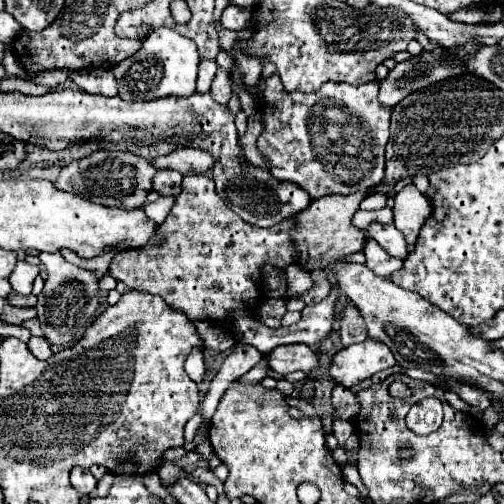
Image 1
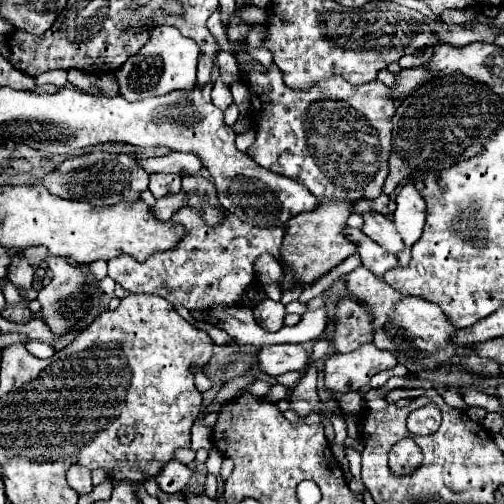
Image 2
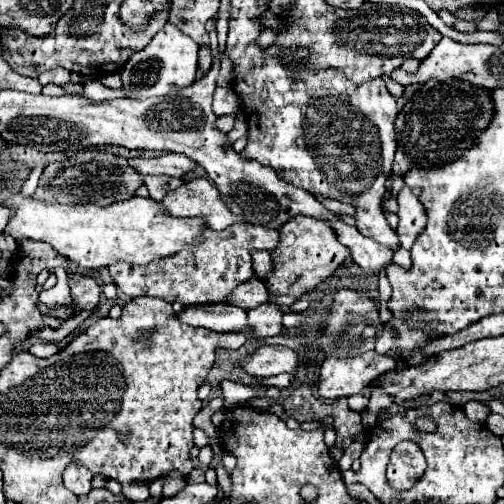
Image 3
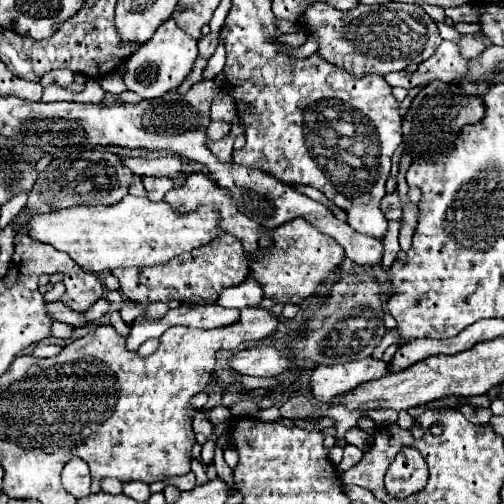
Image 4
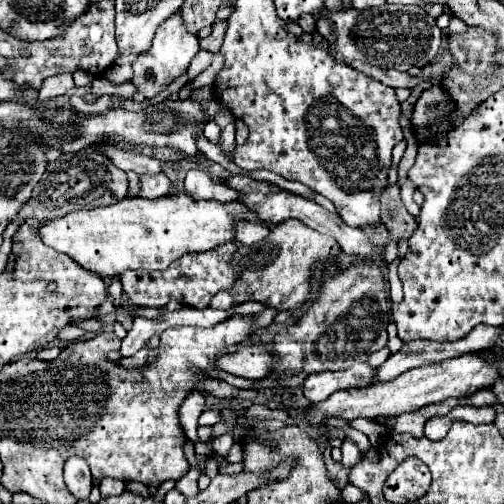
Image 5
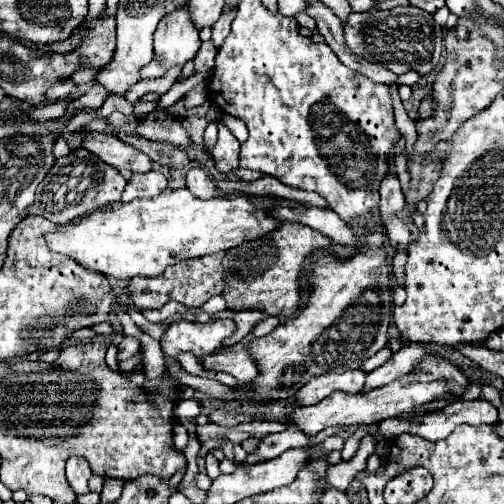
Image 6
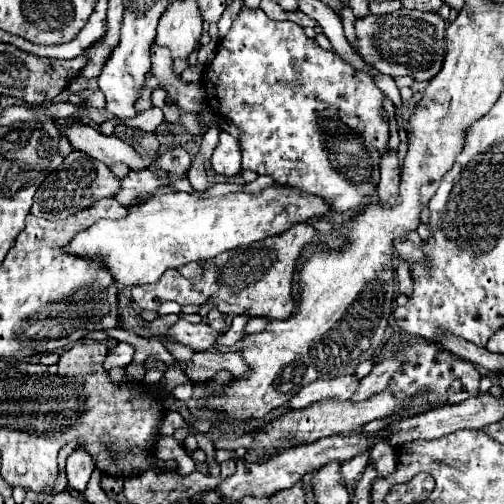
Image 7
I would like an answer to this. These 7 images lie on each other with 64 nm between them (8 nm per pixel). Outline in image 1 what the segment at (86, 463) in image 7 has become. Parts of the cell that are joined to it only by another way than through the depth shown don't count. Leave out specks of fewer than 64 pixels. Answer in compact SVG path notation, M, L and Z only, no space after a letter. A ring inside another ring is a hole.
M74 468L74 470L70 472L70 484L72 484L80 494L90 494L90 492L96 490L98 480L92 476L90 470Z

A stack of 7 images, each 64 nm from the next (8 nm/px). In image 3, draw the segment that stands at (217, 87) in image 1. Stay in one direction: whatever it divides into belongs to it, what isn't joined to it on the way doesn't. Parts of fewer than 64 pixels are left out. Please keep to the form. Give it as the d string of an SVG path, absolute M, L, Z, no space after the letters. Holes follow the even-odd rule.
M216 88L214 92L214 112L218 116L222 114L236 114L238 112L238 100L236 100L236 94L232 88Z

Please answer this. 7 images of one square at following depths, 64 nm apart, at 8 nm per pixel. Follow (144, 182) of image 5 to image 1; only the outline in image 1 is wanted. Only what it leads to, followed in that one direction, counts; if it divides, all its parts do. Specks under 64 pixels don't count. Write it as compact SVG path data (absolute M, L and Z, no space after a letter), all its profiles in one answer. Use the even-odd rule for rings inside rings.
M158 170L154 180L154 190L162 196L178 196L182 188L182 174L178 170Z

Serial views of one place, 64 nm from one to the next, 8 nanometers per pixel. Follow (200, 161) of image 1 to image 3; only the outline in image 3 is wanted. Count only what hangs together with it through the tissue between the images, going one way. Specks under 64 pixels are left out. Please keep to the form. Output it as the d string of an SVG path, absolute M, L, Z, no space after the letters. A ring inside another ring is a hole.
M164 154L158 158L132 158L130 160L132 168L140 174L166 174L166 176L178 176L184 178L194 172L198 166L192 158L186 154Z

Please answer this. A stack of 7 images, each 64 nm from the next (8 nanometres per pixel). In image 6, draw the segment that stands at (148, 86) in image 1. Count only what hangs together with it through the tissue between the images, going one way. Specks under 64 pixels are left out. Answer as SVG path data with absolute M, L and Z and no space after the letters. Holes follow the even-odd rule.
M178 8L160 20L154 32L154 58L150 64L142 66L140 78L162 78L170 68L184 66L192 60L200 48L198 30L192 28L192 20L188 20L188 12Z

